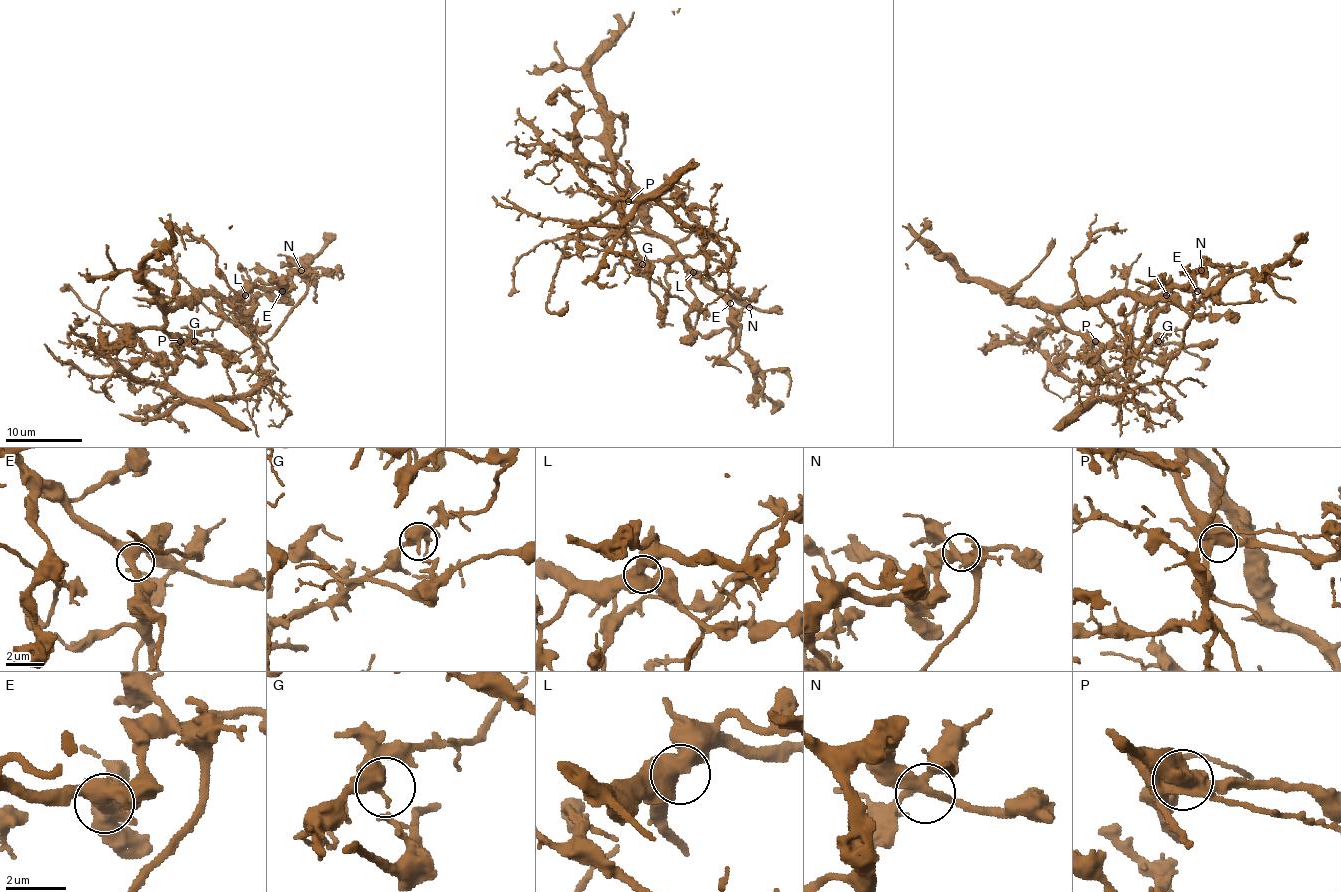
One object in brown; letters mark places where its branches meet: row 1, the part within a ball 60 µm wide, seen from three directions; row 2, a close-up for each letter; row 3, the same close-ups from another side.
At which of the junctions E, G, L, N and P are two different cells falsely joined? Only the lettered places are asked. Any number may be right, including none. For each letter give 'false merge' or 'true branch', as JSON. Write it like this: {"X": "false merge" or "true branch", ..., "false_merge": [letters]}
{"E": "true branch", "G": "true branch", "L": "true branch", "N": "true branch", "P": "true branch", "false_merge": []}

